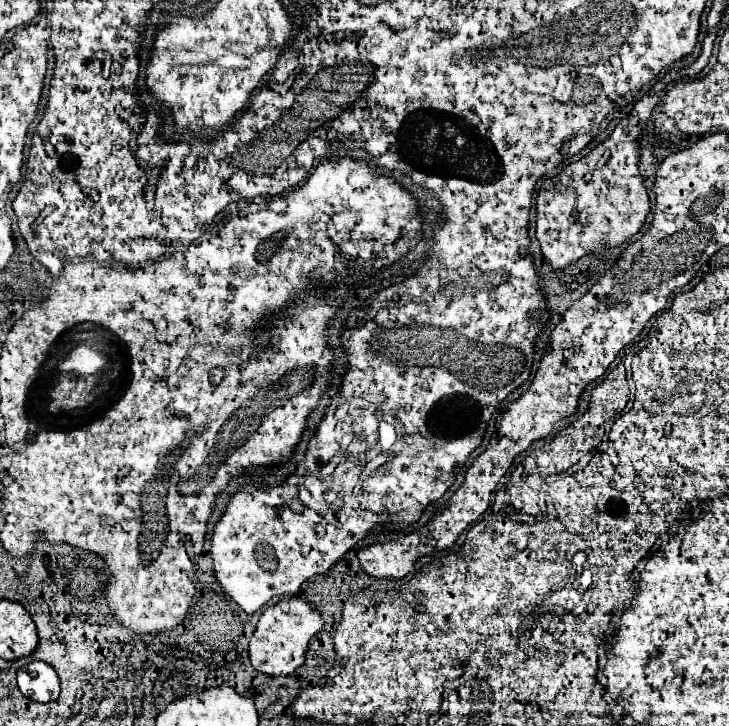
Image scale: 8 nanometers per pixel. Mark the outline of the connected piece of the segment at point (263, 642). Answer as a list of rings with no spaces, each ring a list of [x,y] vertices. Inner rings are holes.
[[[298,597],[282,599],[262,613],[258,627],[250,639],[250,661],[256,671],[266,673],[268,677],[292,675],[300,665],[304,665],[310,639],[320,631],[324,631],[324,619],[318,609],[300,601]]]

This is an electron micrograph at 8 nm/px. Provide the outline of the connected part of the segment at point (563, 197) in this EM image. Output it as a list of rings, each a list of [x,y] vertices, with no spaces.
[[[620,127],[608,137],[602,145],[594,147],[590,155],[582,157],[576,163],[568,163],[560,175],[548,177],[544,187],[538,193],[538,215],[536,215],[536,239],[540,241],[544,259],[554,267],[562,269],[570,263],[582,259],[594,249],[612,249],[622,243],[628,243],[644,225],[646,215],[650,213],[650,197],[646,193],[644,179],[640,175],[640,137],[642,127]]]

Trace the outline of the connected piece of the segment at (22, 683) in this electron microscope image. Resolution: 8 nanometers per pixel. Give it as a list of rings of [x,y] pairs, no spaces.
[[[32,661],[30,665],[22,667],[18,671],[18,687],[24,697],[38,703],[56,701],[60,695],[58,675],[54,667],[44,661]]]

